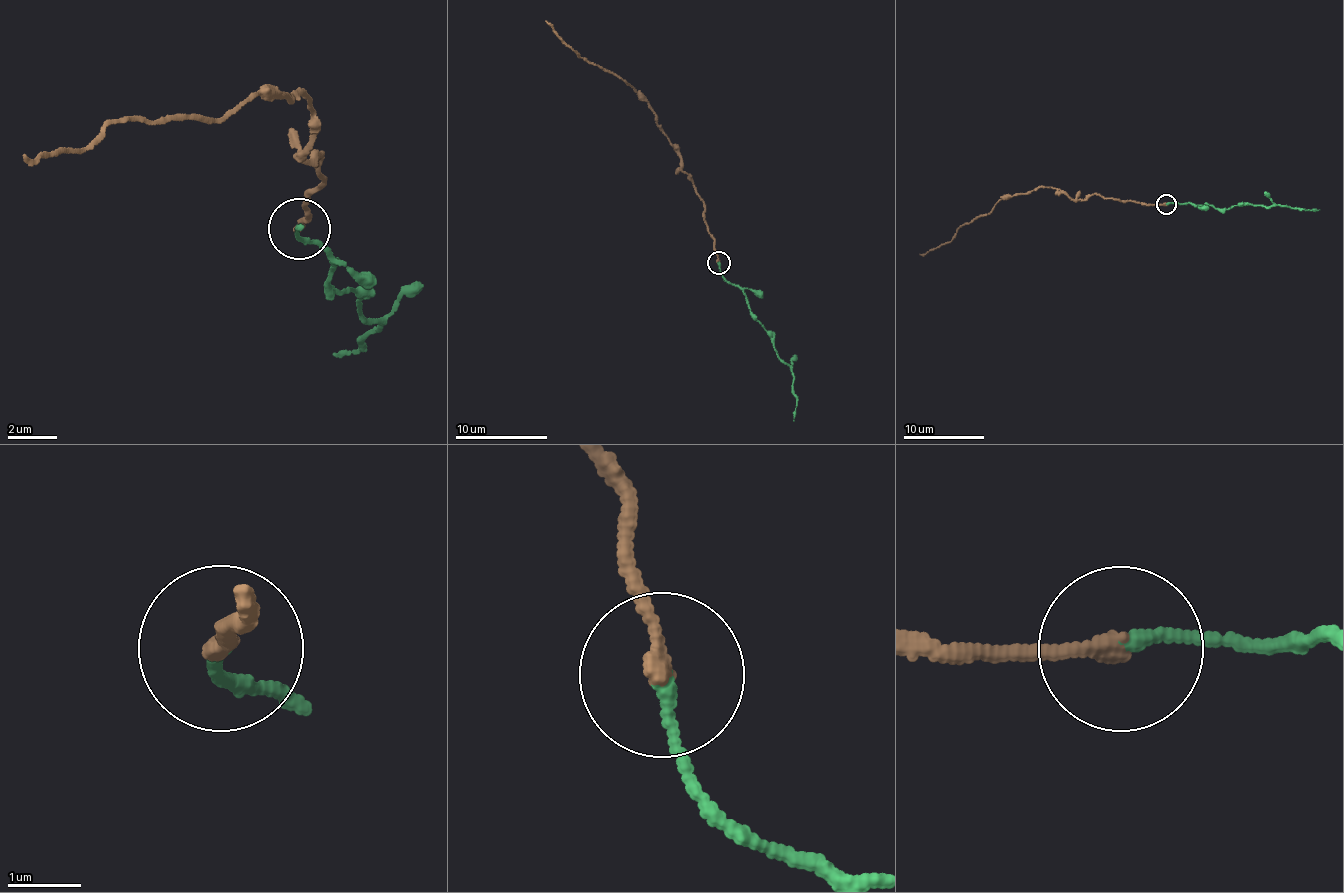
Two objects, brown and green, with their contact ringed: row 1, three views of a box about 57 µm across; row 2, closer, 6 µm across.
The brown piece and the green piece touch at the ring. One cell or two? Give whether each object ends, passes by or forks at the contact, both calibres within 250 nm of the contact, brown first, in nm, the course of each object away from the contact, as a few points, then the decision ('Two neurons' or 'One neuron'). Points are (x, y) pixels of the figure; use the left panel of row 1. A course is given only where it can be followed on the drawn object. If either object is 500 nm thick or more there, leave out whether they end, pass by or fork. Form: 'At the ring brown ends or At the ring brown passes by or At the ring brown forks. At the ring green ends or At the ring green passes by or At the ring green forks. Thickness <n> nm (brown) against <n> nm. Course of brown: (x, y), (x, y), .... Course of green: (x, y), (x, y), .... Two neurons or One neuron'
At the ring brown ends. At the ring green ends. Thickness 240 nm (brown) against 170 nm. Course of brown: (298, 226), (323, 185), (319, 155), (298, 157), (312, 99), (262, 89), (217, 120), (131, 117), (23, 152). Course of green: (298, 226), (321, 243), (331, 286), (378, 322), (356, 338), (363, 347), (335, 353). One neuron

